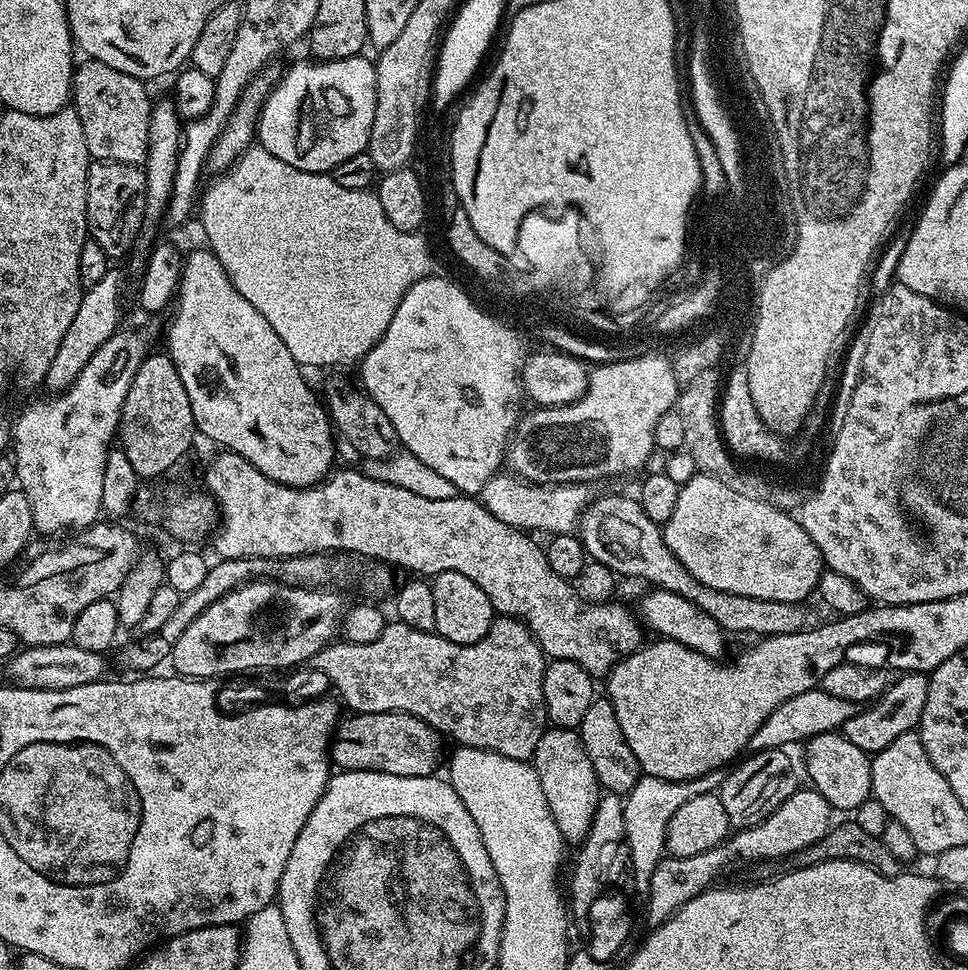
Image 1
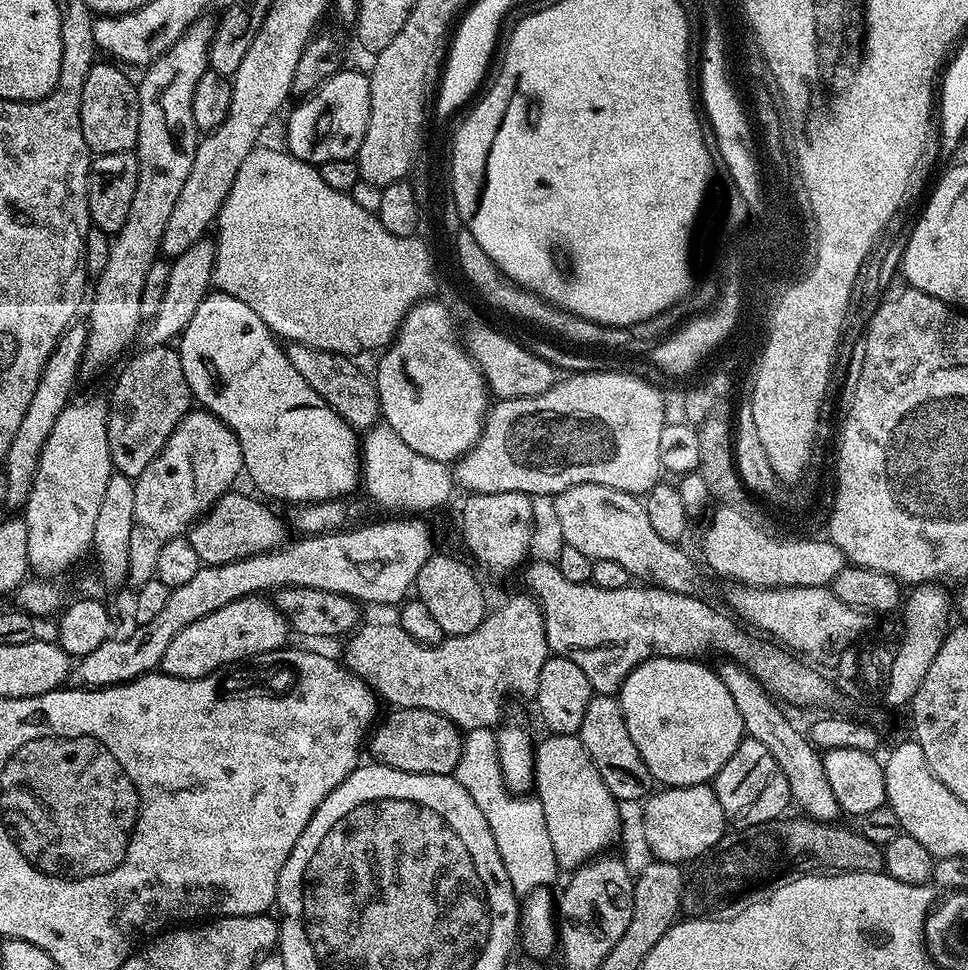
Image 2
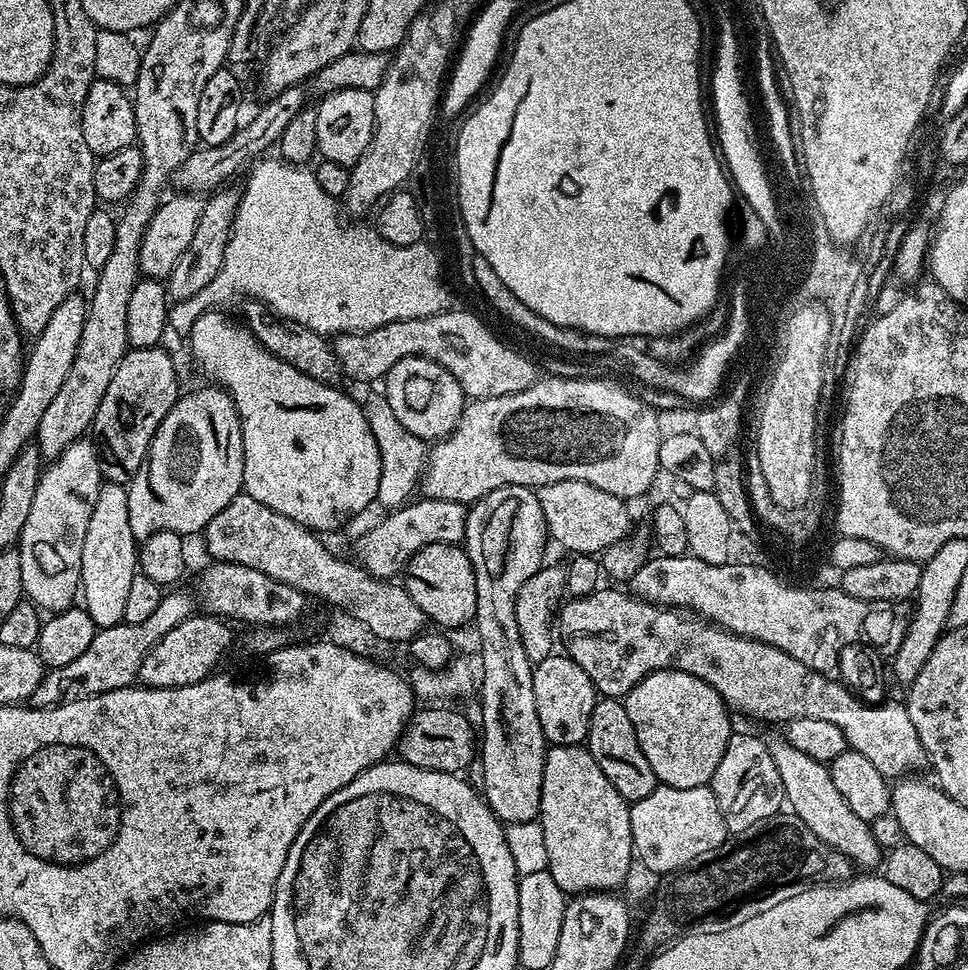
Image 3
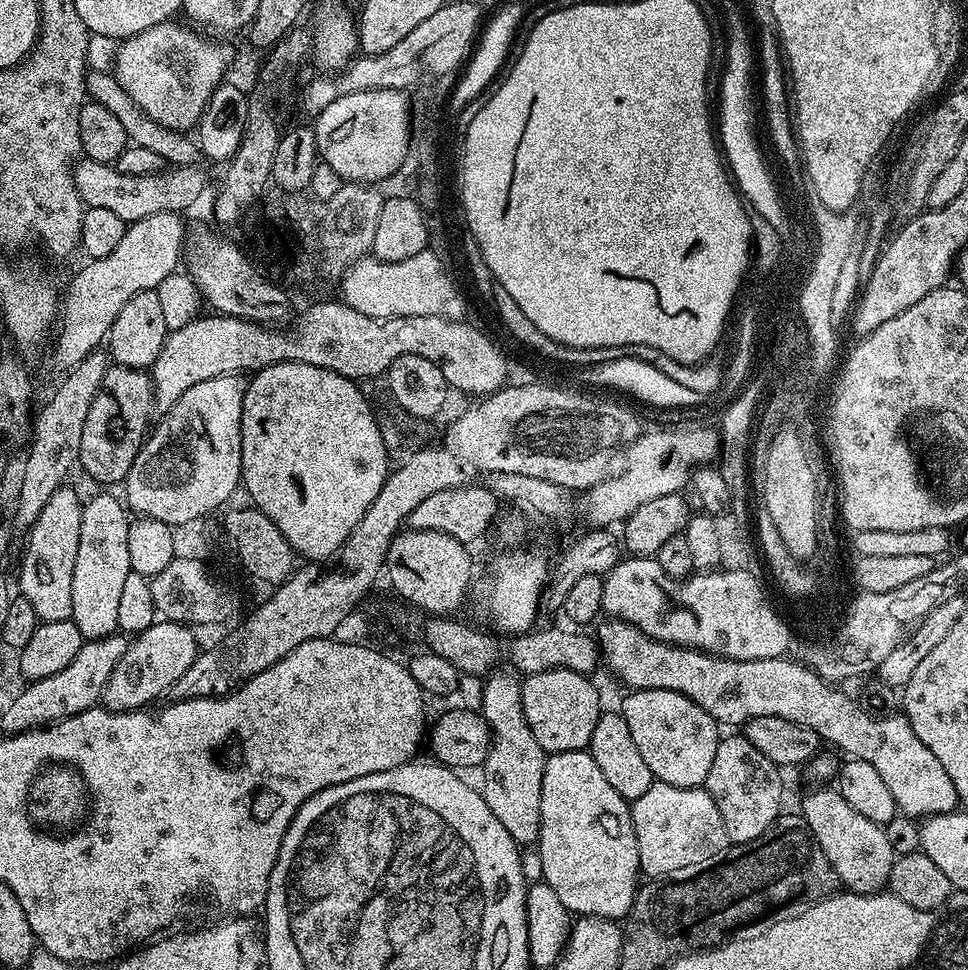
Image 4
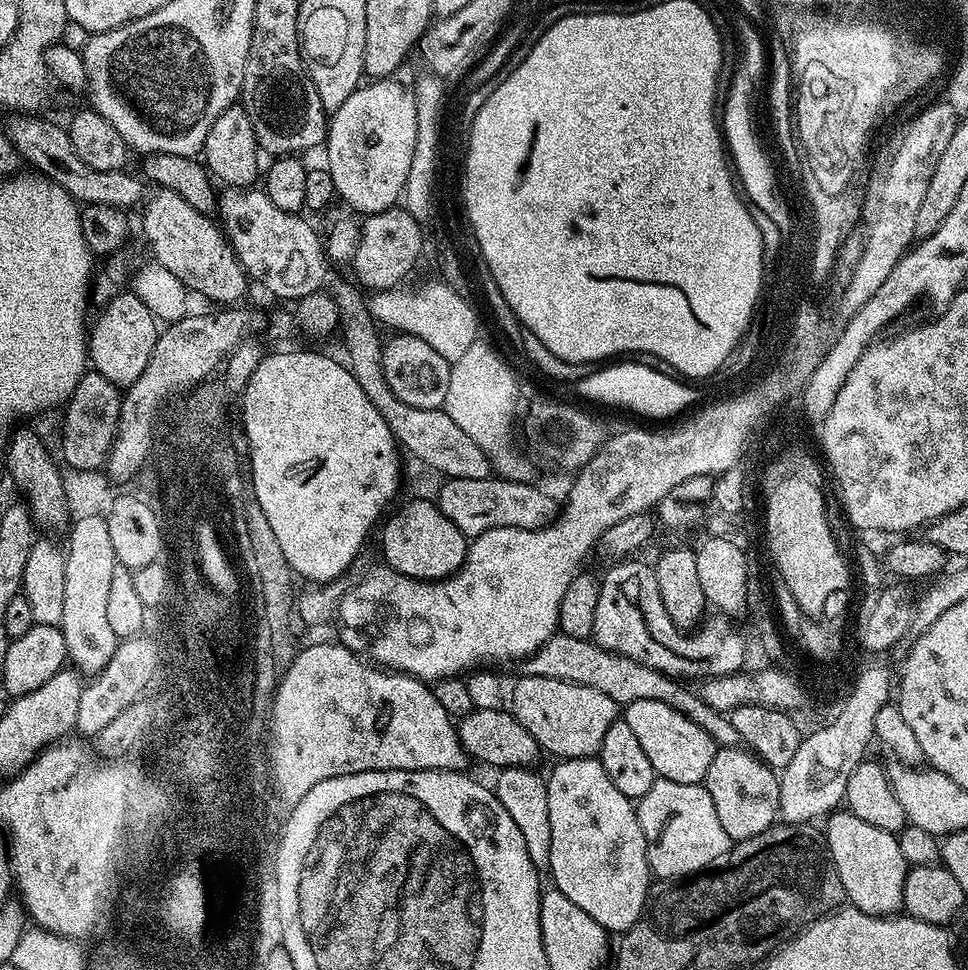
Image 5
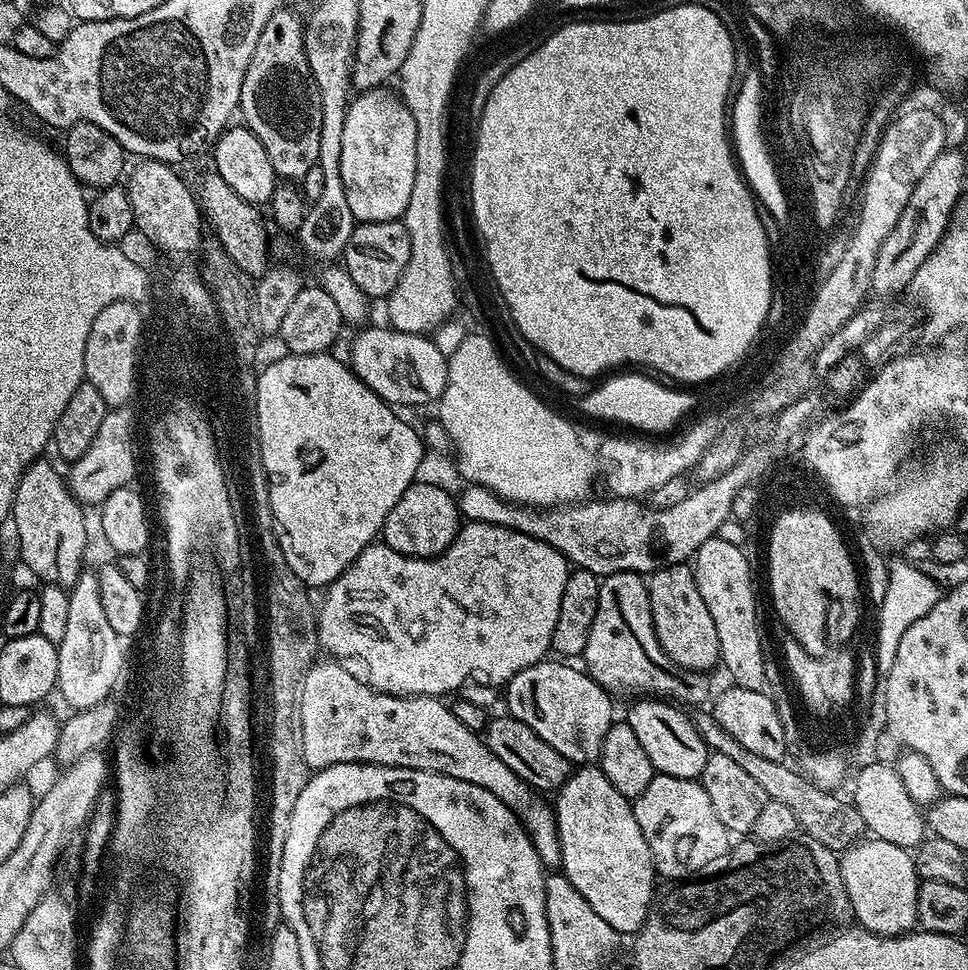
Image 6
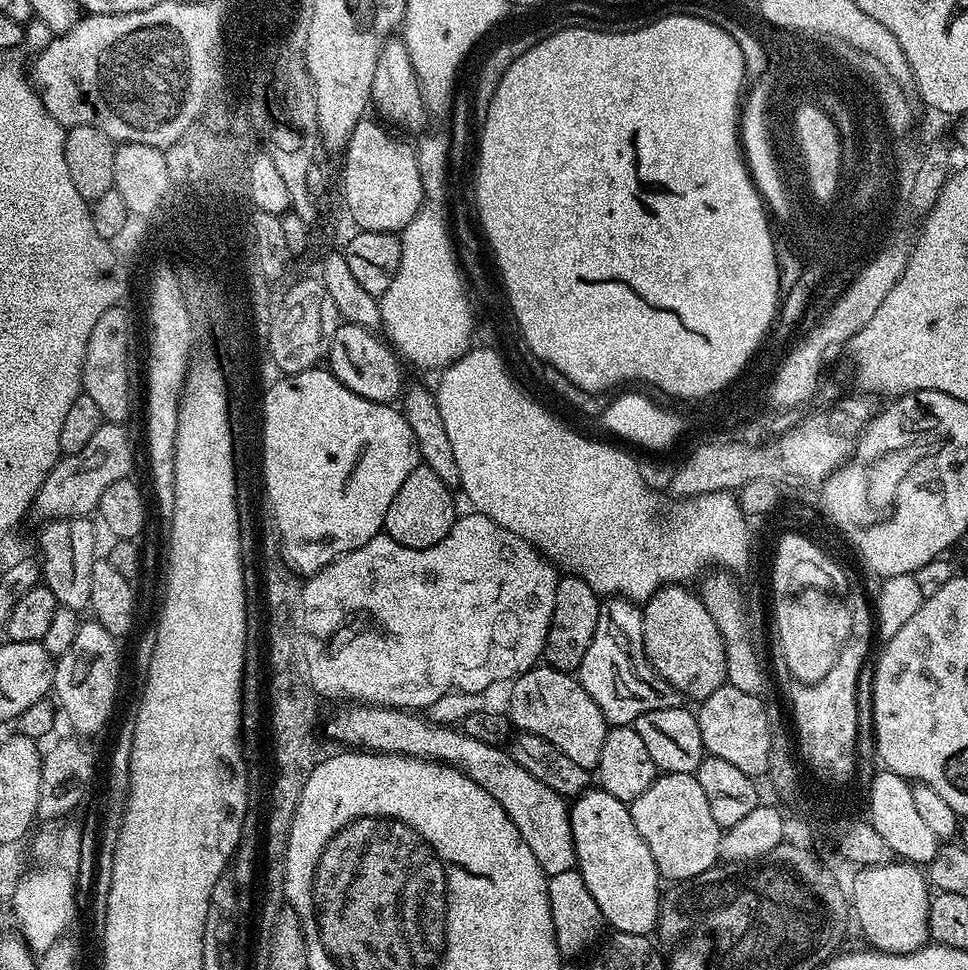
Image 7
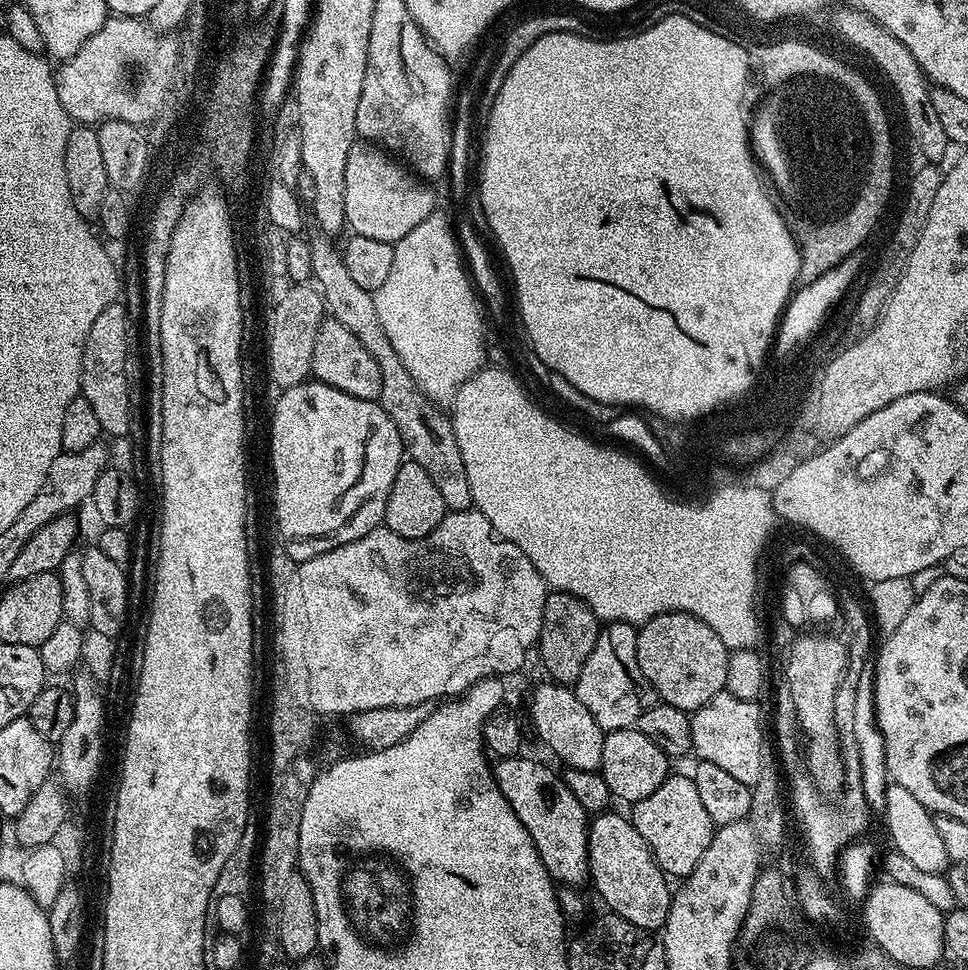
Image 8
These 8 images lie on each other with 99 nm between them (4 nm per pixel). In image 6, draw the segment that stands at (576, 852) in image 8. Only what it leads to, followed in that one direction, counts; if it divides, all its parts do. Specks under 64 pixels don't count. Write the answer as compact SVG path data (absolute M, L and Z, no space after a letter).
M324 658L321 662L313 663L308 669L308 673L304 676L304 681L300 684L300 694L298 703L300 705L300 749L304 755L304 761L307 762L309 769L319 770L321 768L329 768L335 764L381 764L382 766L390 766L391 768L413 768L414 770L422 770L423 772L433 772L434 774L442 774L450 778L458 778L458 782L470 782L474 786L482 786L482 790L490 790L490 794L494 794L494 798L498 798L507 807L512 809L520 822L528 831L530 842L534 846L534 850L538 854L538 858L543 862L545 869L556 870L560 868L560 859L562 858L562 850L560 849L560 835L558 834L558 826L556 825L556 813L553 805L548 804L543 795L537 793L535 788L531 788L526 781L518 778L518 774L514 774L514 770L510 770L510 766L506 766L506 762L502 762L502 758L498 758L498 754L494 754L494 750L490 750L490 746L485 744L483 739L477 733L470 731L466 726L462 726L462 722L458 722L458 718L454 718L451 707L443 699L434 696L391 696L385 692L377 692L371 684L360 680L352 672L347 672L343 668L343 663L337 662L332 658Z

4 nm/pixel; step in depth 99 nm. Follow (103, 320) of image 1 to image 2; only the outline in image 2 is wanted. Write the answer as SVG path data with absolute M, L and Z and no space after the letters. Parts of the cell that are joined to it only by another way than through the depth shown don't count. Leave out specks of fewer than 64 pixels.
M87 323L71 324L62 334L62 338L58 338L58 346L54 346L54 354L50 354L42 370L38 390L34 390L34 398L30 401L30 410L26 410L26 418L22 418L22 426L18 426L18 434L14 434L14 442L10 442L10 450L2 461L2 472L9 483L6 497L6 505L9 509L20 510L28 503L38 462L46 446L46 438L50 438L50 430L54 430L54 422L58 414L62 414L64 407L73 399L72 387L80 376L80 363L82 354L86 350L87 337Z

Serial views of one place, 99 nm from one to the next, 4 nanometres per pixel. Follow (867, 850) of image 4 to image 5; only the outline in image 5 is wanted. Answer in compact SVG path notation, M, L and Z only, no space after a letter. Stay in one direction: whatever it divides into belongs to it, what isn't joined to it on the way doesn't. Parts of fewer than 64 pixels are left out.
M837 810L827 817L826 843L828 855L842 878L847 903L859 912L871 916L890 916L904 907L902 886L910 865L902 858L902 849L896 841L897 833L878 830L870 822L862 822L854 813Z

